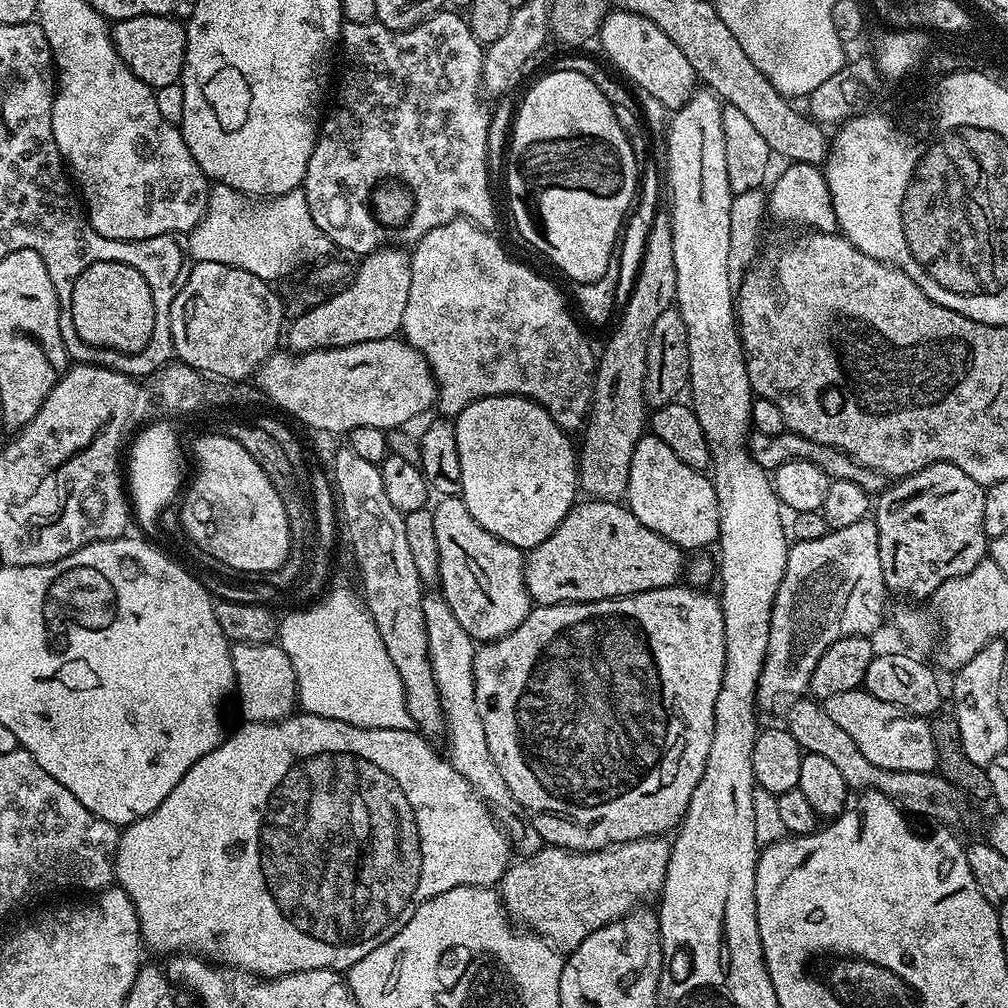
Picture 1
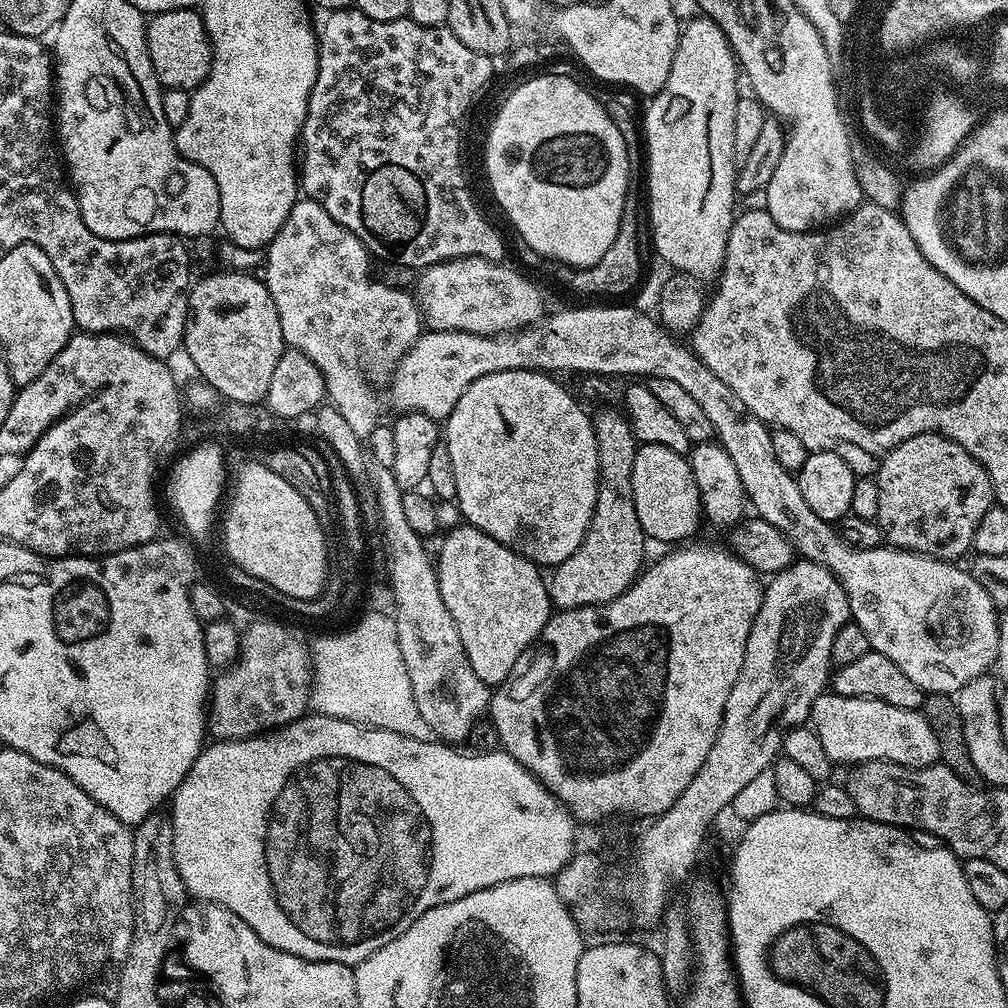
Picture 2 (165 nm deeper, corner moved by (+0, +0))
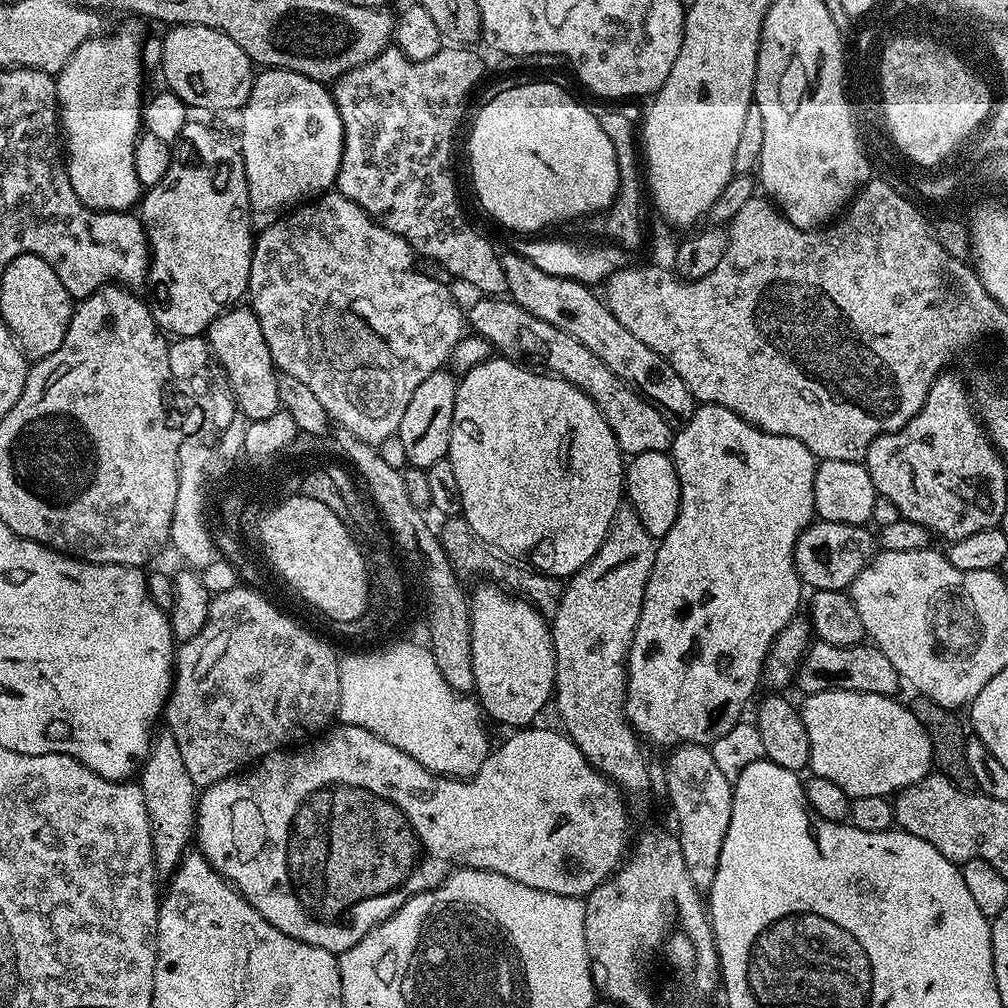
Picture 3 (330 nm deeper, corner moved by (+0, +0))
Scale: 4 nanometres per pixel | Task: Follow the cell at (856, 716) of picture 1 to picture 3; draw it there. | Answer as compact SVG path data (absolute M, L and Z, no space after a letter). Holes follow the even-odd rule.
M850 690L810 692L803 699L799 709L810 738L811 775L834 782L849 798L892 798L933 771L930 738L907 703Z

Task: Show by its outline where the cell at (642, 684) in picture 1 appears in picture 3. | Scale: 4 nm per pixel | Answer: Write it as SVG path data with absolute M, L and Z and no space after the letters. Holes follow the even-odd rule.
M700 404L690 419L679 425L673 435L670 455L674 462L674 470L680 483L680 505L678 518L674 518L674 526L665 536L659 537L656 546L654 566L650 570L650 578L646 582L646 594L642 602L642 614L638 618L638 626L634 630L632 645L628 651L628 696L624 700L624 712L628 723L635 730L637 737L657 744L663 750L671 750L678 744L703 744L711 746L741 723L744 707L748 699L762 684L764 663L768 651L778 638L778 634L790 621L797 619L800 608L800 576L796 573L794 562L794 546L801 532L813 523L816 516L814 506L814 474L818 463L815 454L806 450L798 438L790 438L782 434L770 434L761 428L755 428L746 422L734 410L726 410L726 406L717 404Z

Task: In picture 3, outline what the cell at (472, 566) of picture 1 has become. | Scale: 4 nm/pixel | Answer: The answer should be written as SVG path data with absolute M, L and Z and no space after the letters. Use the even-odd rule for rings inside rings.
M480 582L470 592L470 642L472 643L472 661L474 662L474 689L478 704L486 713L489 721L509 724L509 729L519 730L531 725L532 720L544 707L549 707L556 687L556 659L552 645L552 629L535 604L509 594L499 584Z

